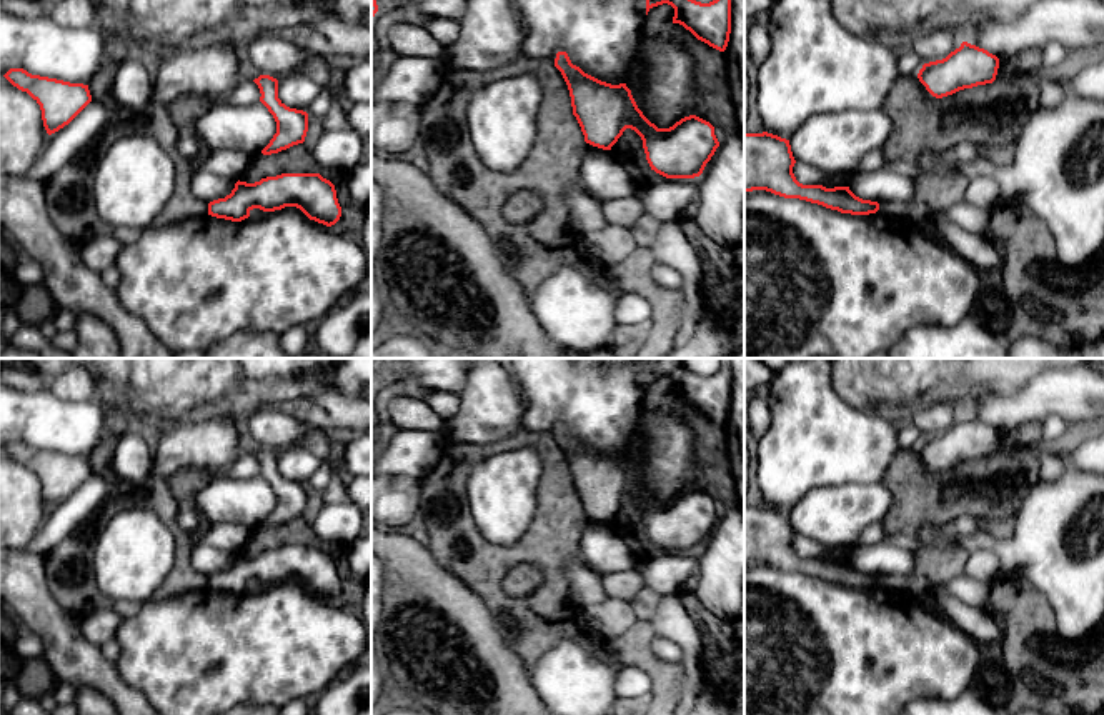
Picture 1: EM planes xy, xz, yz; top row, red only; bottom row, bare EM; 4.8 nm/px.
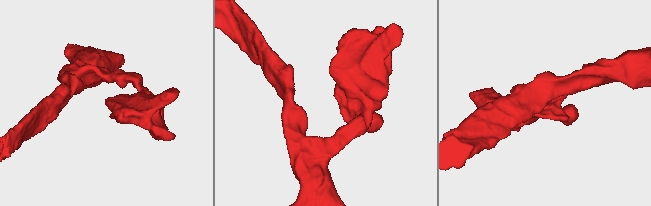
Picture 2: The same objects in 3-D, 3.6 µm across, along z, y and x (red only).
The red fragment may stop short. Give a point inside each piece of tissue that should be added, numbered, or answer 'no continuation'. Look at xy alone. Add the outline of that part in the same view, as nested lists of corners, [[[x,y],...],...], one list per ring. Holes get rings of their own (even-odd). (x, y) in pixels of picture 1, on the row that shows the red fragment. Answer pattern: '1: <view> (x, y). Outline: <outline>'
no continuation

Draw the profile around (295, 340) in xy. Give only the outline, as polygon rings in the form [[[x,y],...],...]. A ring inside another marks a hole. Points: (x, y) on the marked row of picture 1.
[[[291,327],[278,335],[280,348],[290,358],[300,358],[308,348],[311,348],[311,328],[310,327]]]

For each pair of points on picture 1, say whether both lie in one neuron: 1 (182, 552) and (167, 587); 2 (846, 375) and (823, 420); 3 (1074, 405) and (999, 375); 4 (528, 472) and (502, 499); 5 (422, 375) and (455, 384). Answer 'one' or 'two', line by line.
1: one
2: two
3: two
4: one
5: one

